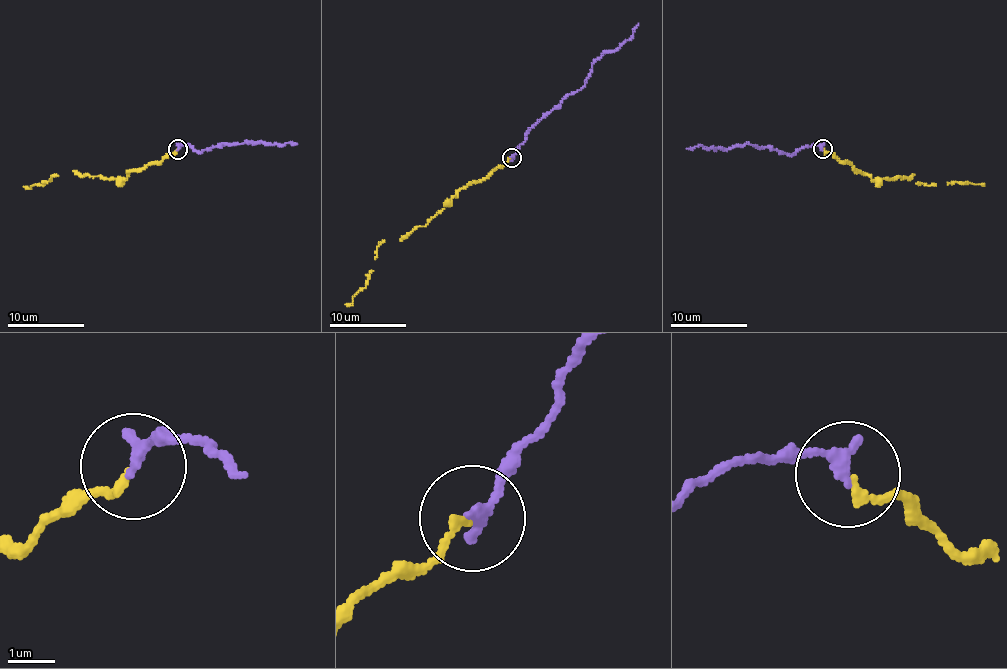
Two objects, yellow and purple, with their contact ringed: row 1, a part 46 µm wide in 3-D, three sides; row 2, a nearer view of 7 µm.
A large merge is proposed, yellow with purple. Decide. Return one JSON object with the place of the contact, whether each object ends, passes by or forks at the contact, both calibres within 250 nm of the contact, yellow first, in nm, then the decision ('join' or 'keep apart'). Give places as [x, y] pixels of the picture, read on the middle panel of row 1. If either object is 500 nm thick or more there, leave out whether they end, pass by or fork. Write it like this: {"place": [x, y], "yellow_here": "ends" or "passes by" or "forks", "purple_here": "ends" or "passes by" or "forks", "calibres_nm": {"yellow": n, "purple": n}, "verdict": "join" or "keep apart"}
{"place": [511, 157], "yellow_here": "ends", "purple_here": "ends", "calibres_nm": {"yellow": 170, "purple": 280}, "verdict": "join"}

